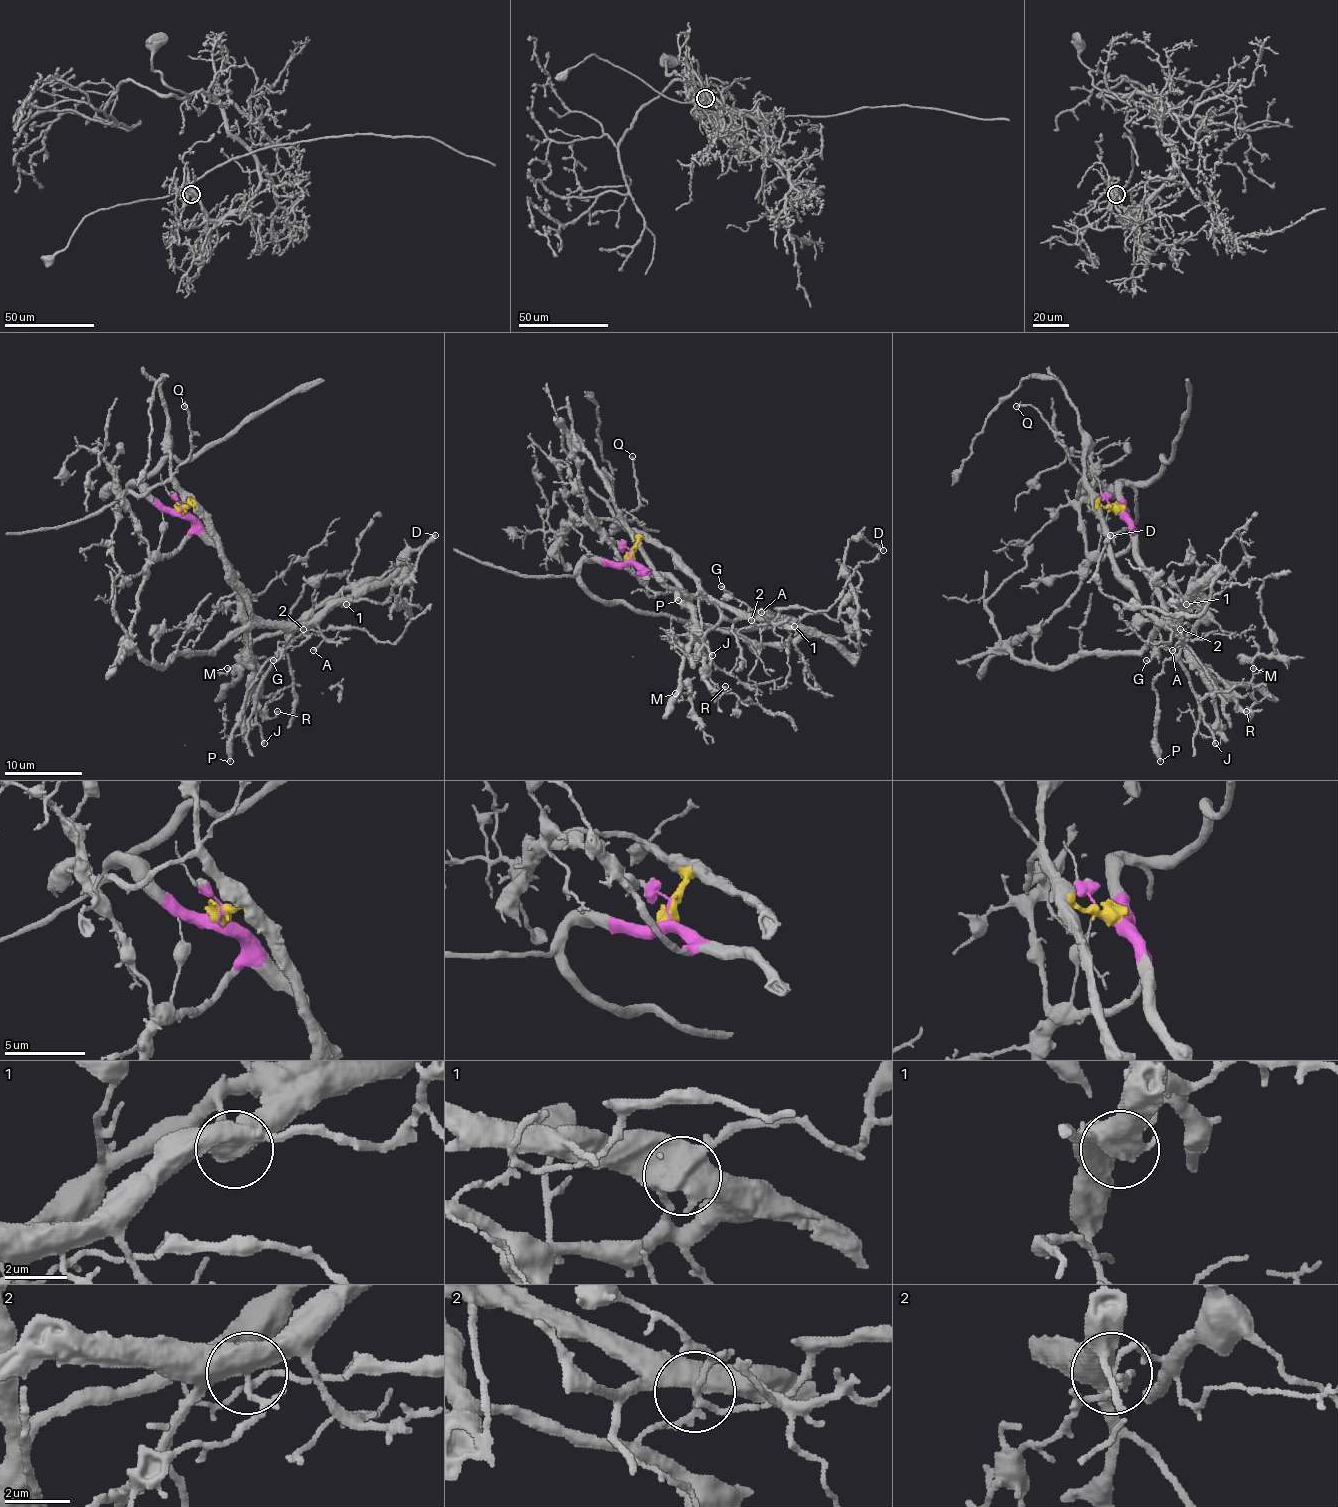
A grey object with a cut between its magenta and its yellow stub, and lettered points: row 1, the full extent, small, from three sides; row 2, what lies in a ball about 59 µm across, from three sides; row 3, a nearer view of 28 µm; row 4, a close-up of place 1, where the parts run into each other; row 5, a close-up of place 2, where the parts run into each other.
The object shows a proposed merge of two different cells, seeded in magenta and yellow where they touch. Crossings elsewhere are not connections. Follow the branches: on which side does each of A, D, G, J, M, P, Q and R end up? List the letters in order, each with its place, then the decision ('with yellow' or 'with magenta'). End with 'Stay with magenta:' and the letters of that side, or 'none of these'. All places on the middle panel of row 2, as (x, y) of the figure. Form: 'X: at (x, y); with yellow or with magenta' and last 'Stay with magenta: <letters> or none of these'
A: at (761, 612); with yellow
D: at (883, 550); with yellow
G: at (721, 586); with magenta
J: at (712, 655); with yellow
M: at (675, 693); with magenta
P: at (678, 600); with yellow
Q: at (632, 456); with yellow
R: at (725, 686); with magenta
Stay with magenta: G, M, R

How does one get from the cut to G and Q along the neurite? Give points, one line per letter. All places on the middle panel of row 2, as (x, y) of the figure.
G: (629, 560), (641, 570), (666, 576), (699, 622), (734, 632), (749, 626), (755, 612), (720, 585)
Q: (629, 560), (629, 552), (637, 539), (621, 523), (623, 518), (639, 506), (631, 456)

